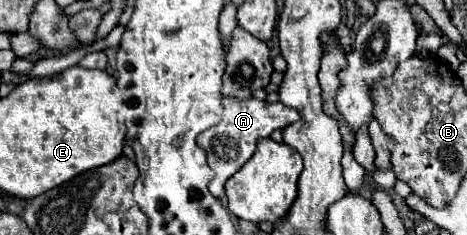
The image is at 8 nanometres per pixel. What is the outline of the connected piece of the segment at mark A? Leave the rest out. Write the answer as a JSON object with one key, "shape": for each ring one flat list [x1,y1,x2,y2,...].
{"shape":[[223,98,223,116,221,116,221,122,215,124,213,128,201,132,197,136,197,146,205,150,207,154,207,164,209,168,215,172,215,178,211,180,209,184,209,192,215,196,215,198,221,198,225,192,223,192,223,186,225,182,253,156,255,152,255,144,261,138,269,138,269,134,277,128,285,128,289,126,291,122,295,122,297,118,297,110,293,108,287,108,287,106,281,106,281,102,277,104,269,104,269,102,261,102,261,100,255,100,255,98,247,98,247,100,239,100,239,98]]}

